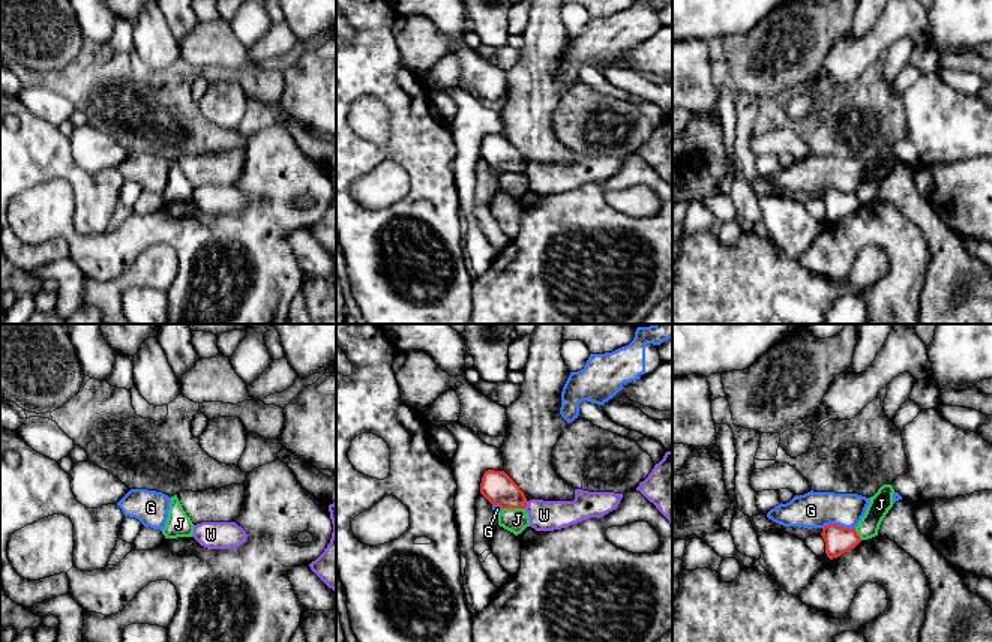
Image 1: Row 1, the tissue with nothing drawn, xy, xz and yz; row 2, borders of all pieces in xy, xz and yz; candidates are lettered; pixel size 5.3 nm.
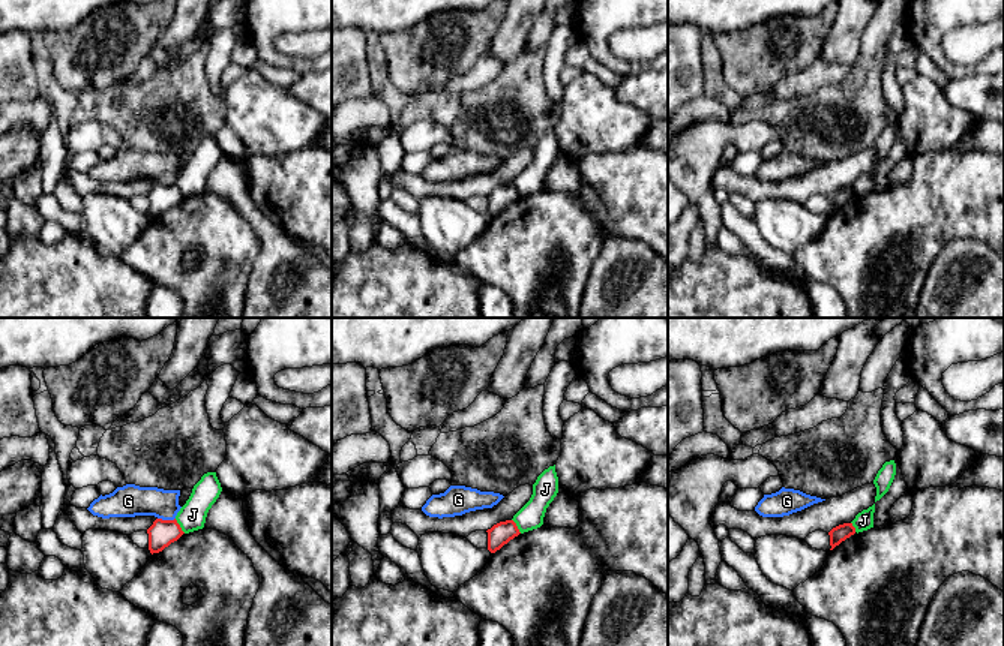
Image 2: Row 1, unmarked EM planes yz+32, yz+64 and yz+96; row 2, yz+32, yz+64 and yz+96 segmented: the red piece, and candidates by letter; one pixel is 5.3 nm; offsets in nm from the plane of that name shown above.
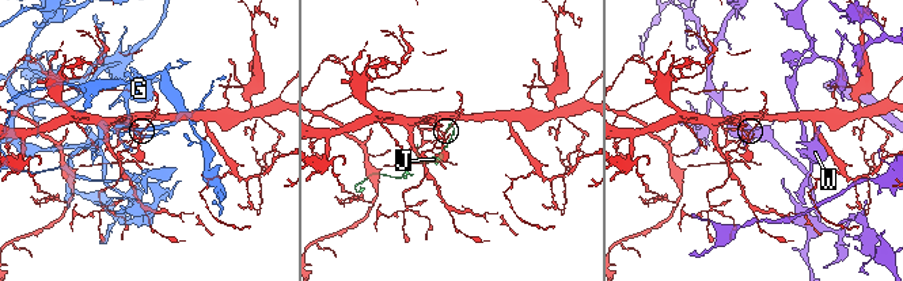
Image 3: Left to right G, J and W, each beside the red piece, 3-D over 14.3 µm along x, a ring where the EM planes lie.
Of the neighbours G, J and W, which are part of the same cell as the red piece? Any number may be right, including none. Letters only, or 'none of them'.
none of them

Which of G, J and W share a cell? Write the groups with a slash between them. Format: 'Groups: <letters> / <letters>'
Groups: G / J / W

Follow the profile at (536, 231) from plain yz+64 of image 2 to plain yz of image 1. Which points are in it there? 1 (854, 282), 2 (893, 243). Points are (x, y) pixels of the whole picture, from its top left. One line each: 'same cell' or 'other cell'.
1: other cell
2: same cell

